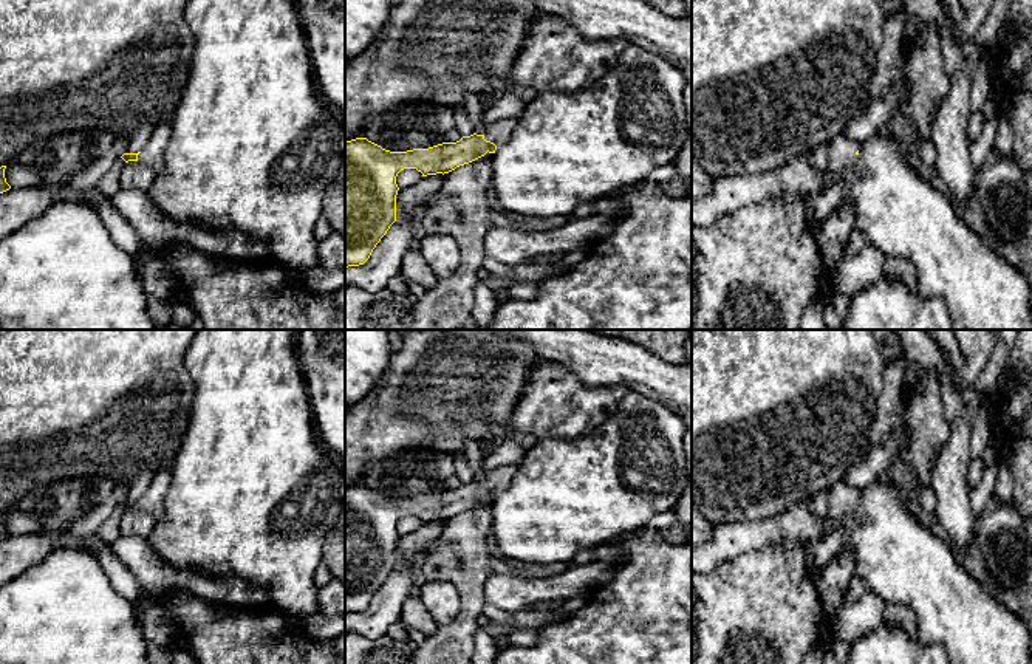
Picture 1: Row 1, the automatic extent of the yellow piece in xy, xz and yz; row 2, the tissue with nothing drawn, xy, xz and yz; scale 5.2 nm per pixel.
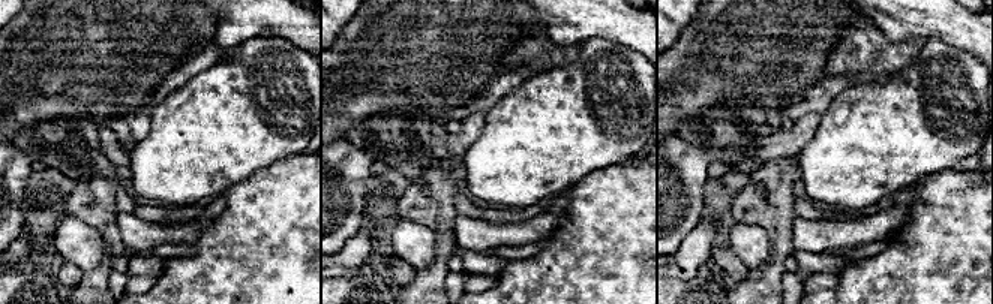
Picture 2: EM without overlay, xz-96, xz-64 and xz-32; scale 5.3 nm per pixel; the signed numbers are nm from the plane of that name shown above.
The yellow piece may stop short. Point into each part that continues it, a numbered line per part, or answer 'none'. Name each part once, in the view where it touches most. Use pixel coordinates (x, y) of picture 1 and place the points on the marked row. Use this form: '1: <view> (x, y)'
1: xz (498, 132)

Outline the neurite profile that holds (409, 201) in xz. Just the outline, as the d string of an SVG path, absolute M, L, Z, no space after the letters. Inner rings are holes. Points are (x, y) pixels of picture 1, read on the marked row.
M443 173L422 176L407 189L399 189L396 195L396 221L404 217L419 215L427 200L436 195L443 186Z

